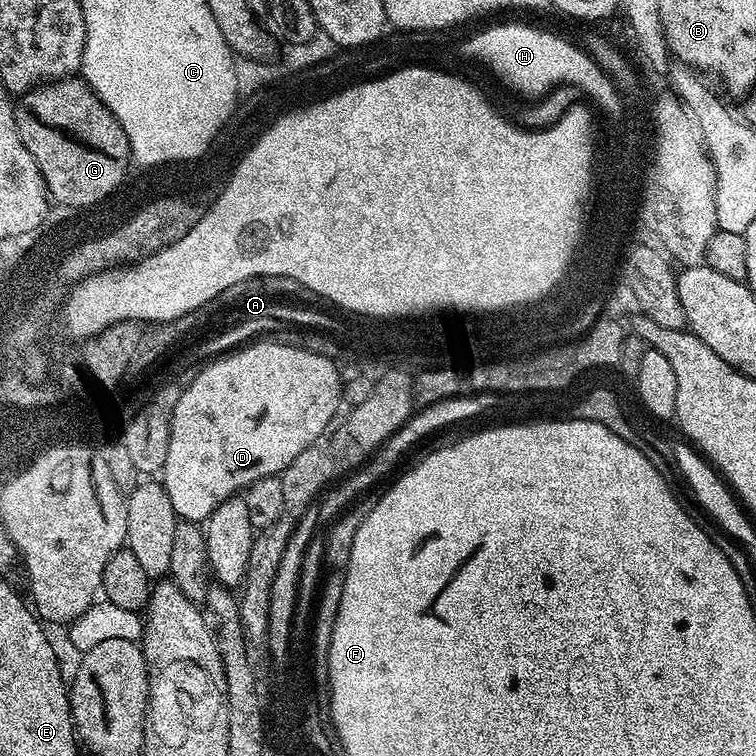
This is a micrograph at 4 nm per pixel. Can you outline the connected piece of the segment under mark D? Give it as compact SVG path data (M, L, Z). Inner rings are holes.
M260 342L237 347L205 363L198 378L190 382L183 392L175 397L176 405L170 408L169 449L166 452L166 460L162 469L162 483L166 494L170 494L170 502L180 520L203 522L218 505L229 500L231 496L243 493L245 488L249 488L251 484L258 482L264 476L275 476L282 473L302 450L306 450L307 447L315 445L320 440L319 436L327 430L328 423L336 416L336 407L342 404L342 377L340 378L340 372L335 368L337 365L331 359L323 357L322 354L316 354L305 346L295 348L292 344L258 343Z

